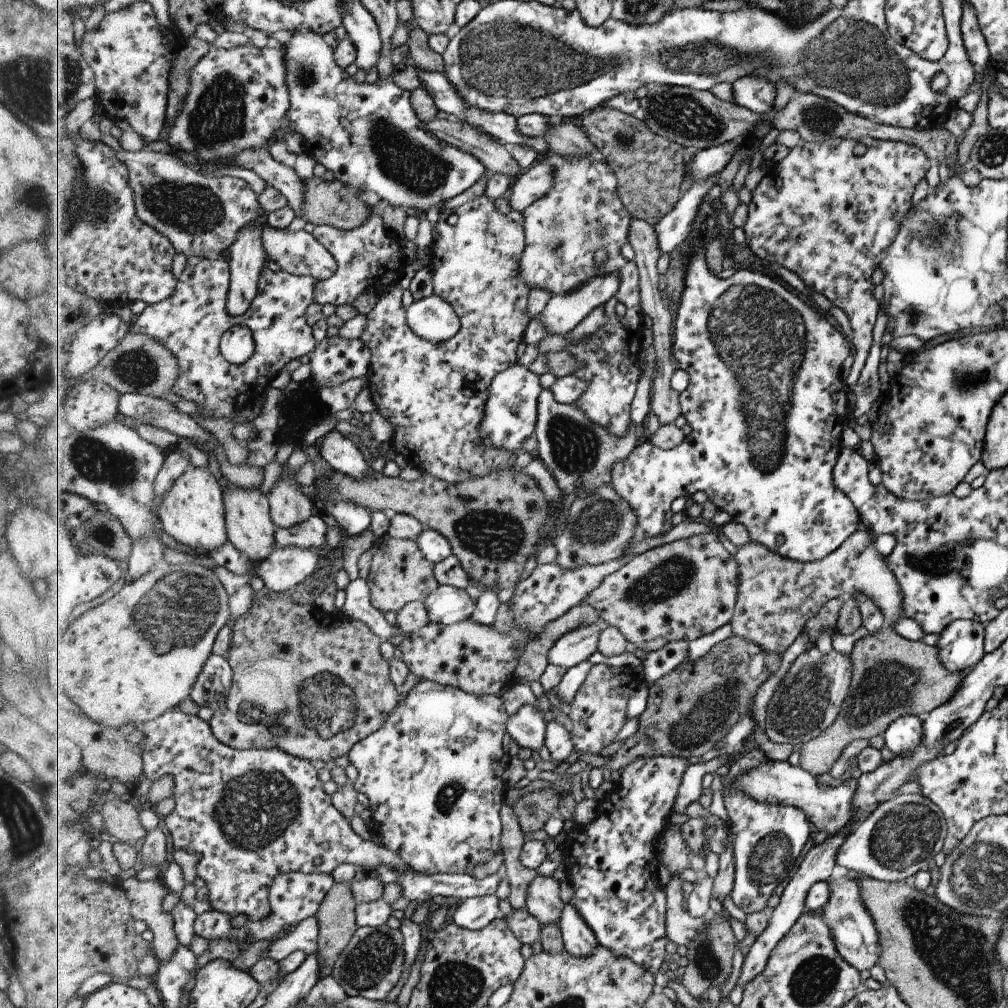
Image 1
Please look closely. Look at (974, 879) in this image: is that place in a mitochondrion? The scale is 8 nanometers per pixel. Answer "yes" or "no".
yes

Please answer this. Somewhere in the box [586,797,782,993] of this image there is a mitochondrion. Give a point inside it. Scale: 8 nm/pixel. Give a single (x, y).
(706, 958)

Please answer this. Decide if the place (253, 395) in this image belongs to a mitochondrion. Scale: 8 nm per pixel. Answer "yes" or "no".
no

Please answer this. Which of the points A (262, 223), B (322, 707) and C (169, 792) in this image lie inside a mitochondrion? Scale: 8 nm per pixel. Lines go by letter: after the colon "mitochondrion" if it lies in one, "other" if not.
A: other
B: mitochondrion
C: other

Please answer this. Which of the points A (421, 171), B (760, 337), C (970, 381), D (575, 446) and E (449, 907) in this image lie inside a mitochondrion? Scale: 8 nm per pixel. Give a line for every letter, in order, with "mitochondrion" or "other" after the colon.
A: mitochondrion
B: mitochondrion
C: mitochondrion
D: mitochondrion
E: other

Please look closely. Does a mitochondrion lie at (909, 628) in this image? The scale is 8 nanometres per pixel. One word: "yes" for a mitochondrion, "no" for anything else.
no

